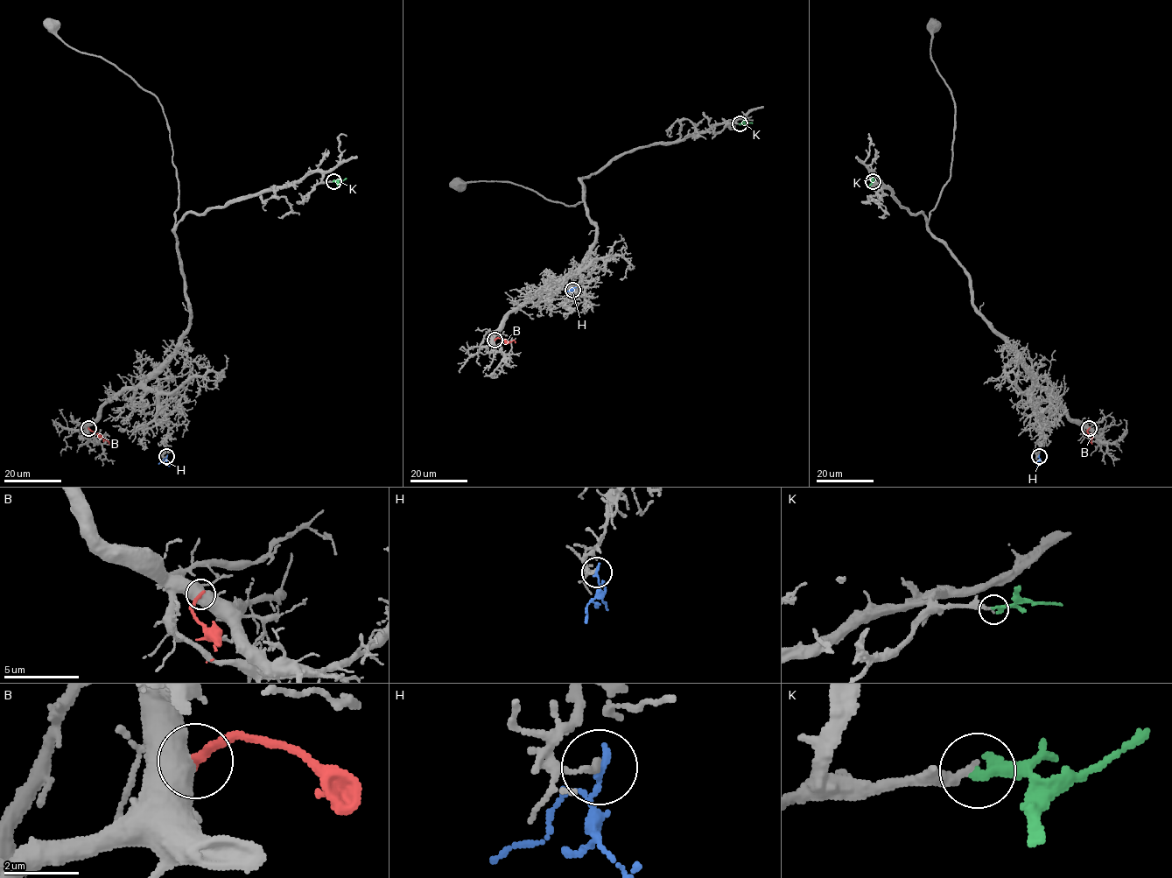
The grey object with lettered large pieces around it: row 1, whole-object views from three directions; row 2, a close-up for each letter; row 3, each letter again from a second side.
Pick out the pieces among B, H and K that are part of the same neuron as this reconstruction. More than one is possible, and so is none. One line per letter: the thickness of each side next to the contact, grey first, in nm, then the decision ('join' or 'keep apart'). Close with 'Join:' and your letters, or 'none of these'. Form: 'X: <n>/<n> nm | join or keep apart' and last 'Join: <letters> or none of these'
B: 750/280 nm | keep apart
H: 160/140 nm | keep apart
K: 280/300 nm | join
Join: K

